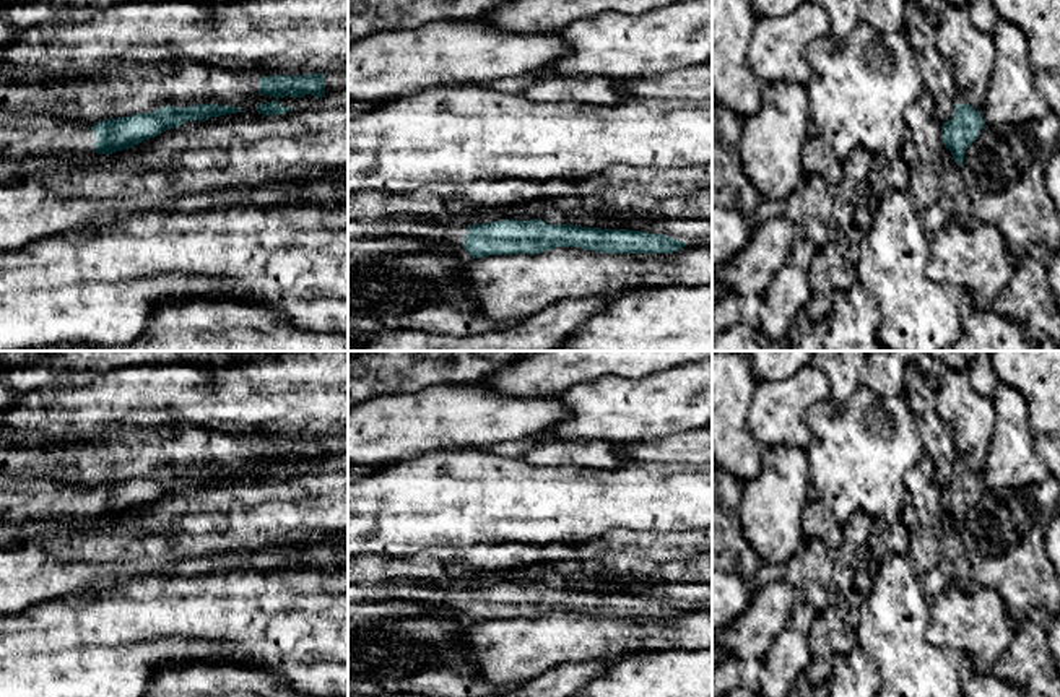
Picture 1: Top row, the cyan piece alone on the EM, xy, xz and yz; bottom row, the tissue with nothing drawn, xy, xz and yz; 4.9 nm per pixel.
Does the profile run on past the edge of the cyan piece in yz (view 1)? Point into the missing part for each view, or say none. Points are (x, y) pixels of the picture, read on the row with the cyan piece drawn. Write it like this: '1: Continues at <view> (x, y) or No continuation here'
1: No continuation here

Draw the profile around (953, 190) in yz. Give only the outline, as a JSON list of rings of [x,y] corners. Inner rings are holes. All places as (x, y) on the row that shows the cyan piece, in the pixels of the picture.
[[[945,148],[941,164],[936,171],[941,185],[941,197],[949,208],[951,218],[966,229],[977,226],[979,221],[972,214],[972,206],[961,175],[961,166],[954,162],[949,149]]]

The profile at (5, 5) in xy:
[[[0,0],[0,6],[7,13],[10,8],[26,3],[46,3],[46,5],[60,6],[62,10],[70,10],[81,6],[106,8],[111,5],[119,5],[127,2],[166,2],[166,0]]]

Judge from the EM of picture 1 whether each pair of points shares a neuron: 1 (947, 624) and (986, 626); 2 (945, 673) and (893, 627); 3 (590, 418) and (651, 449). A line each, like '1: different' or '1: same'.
1: same
2: same
3: different

